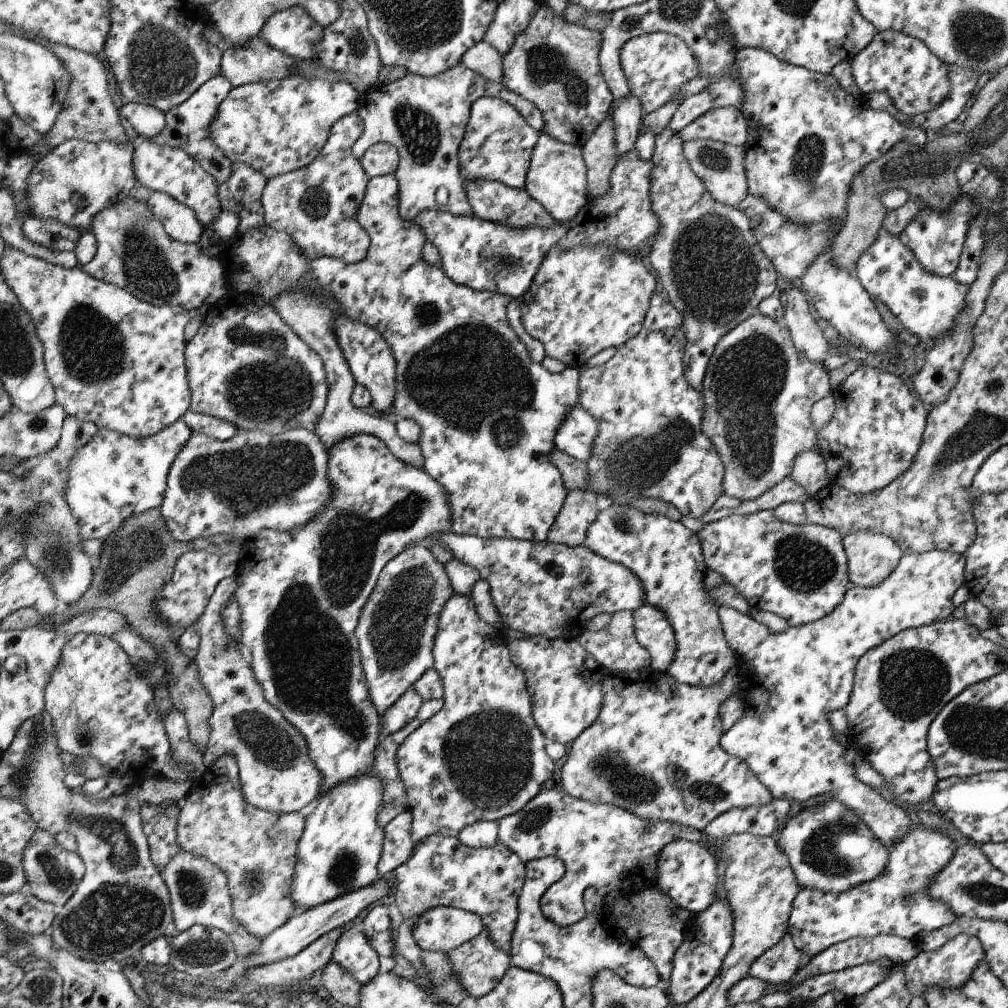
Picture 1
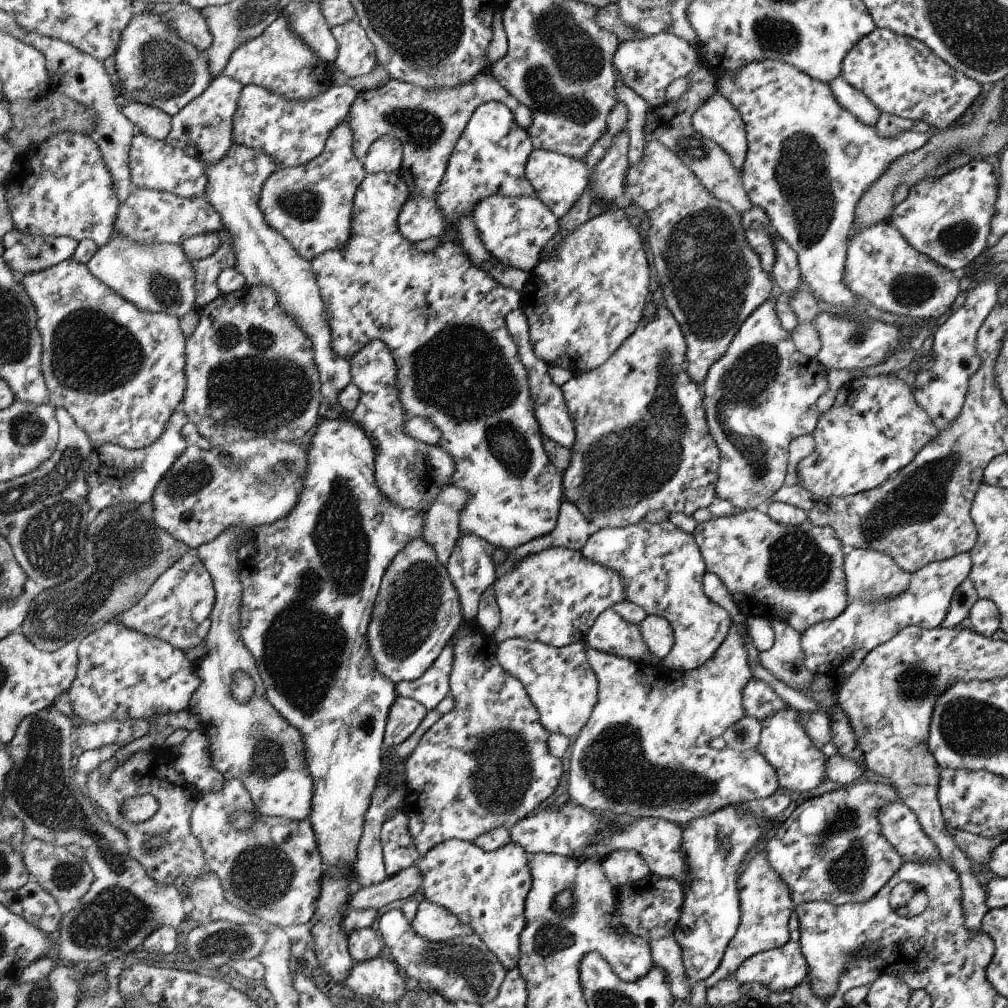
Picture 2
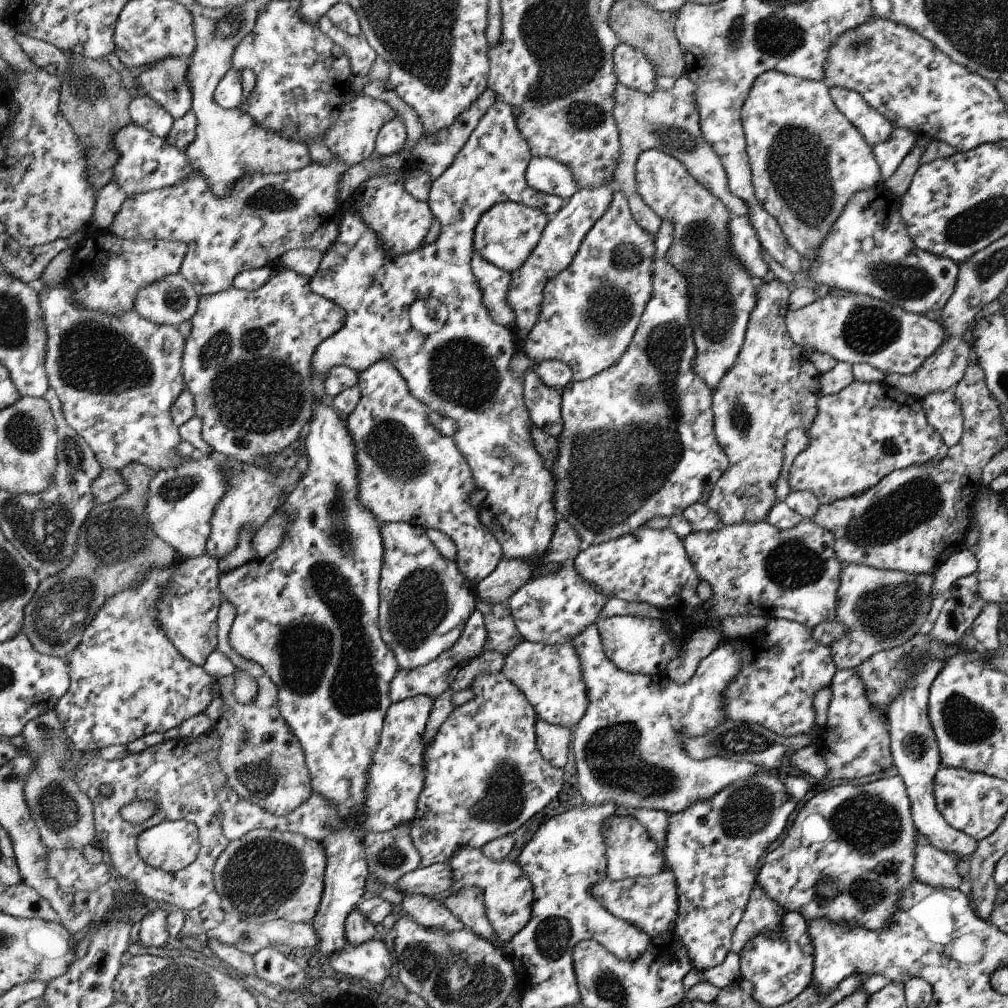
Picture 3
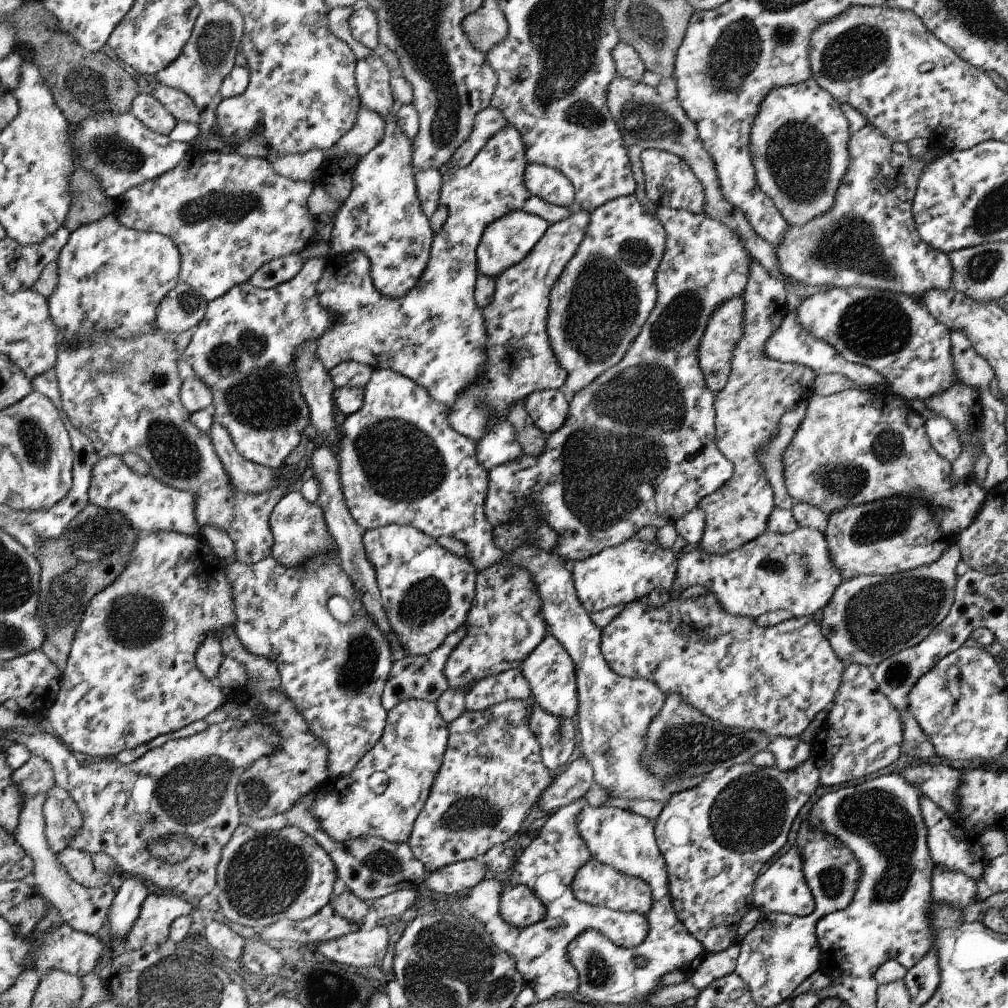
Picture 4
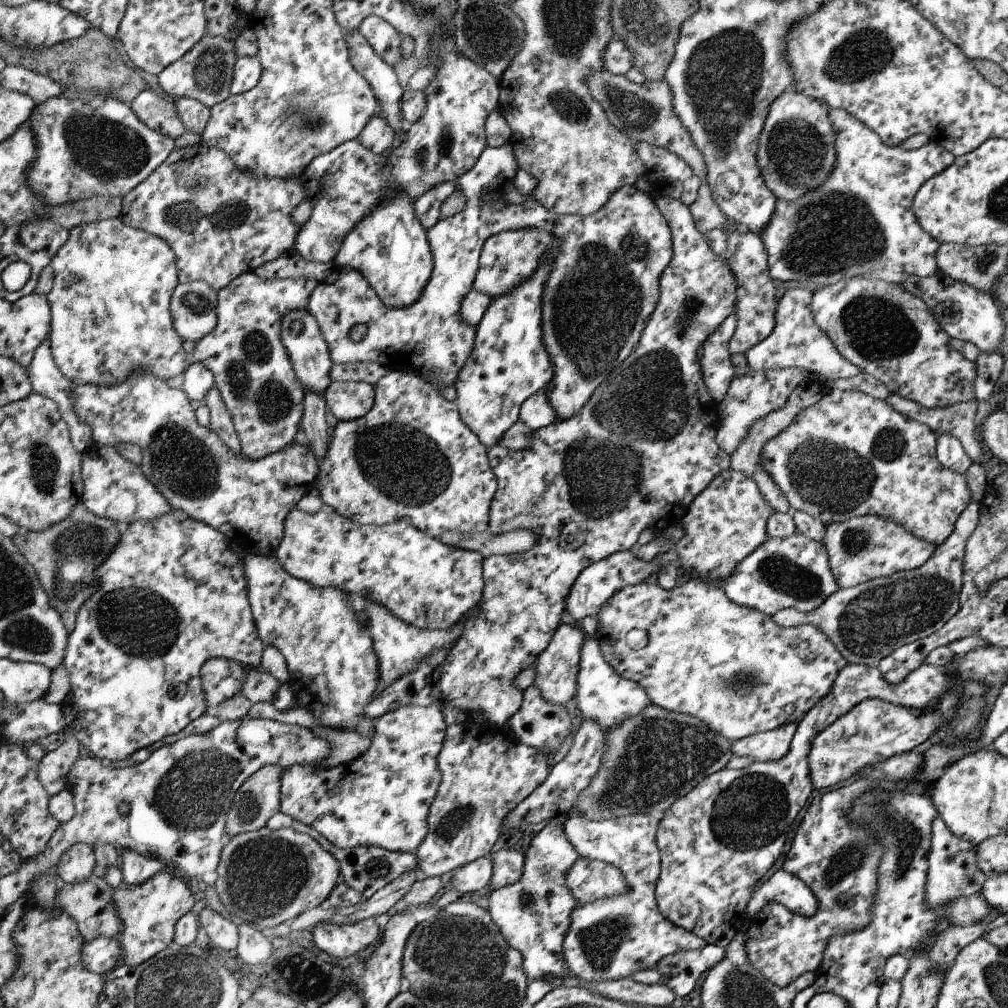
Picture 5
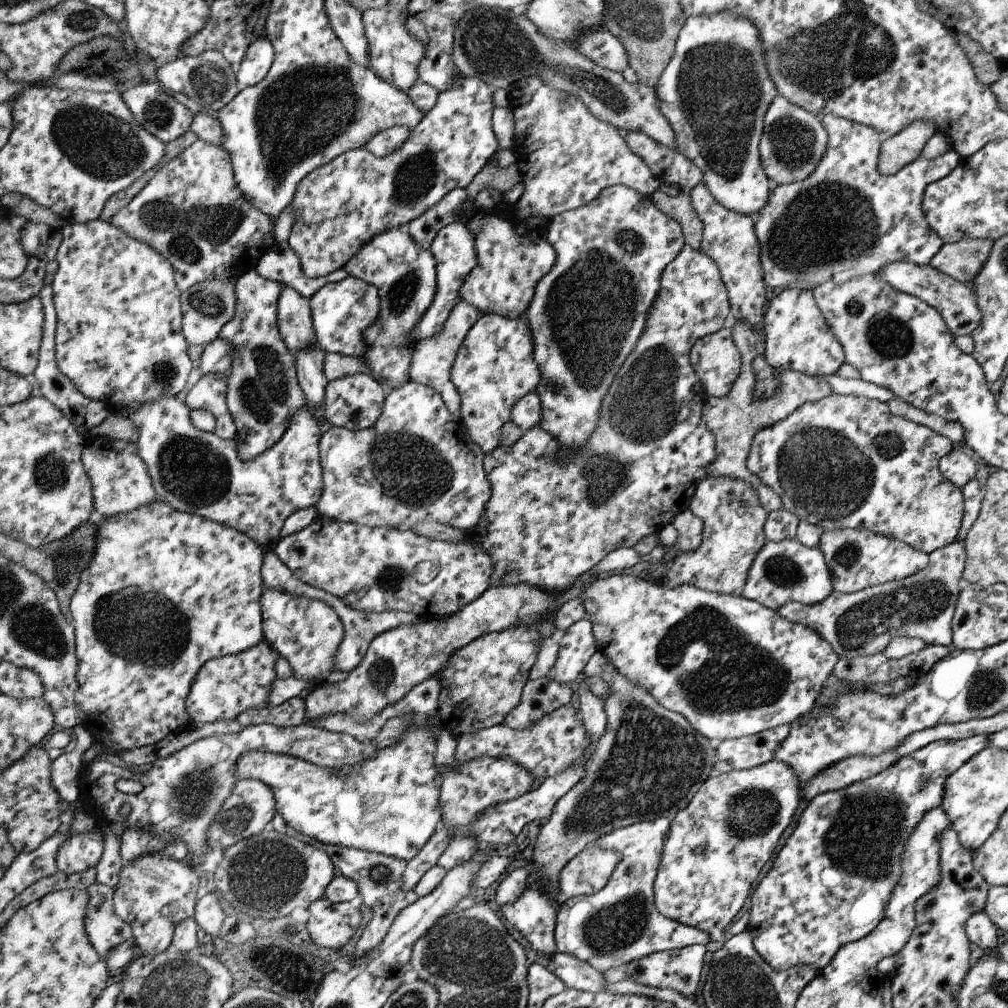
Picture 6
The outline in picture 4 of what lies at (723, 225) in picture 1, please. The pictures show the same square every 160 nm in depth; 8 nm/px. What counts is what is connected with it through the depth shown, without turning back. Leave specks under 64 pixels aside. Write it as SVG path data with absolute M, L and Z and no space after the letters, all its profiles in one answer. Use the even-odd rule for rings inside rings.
M643 149L639 158L644 176L644 192L651 202L659 207L671 206L673 209L687 209L693 214L703 214L704 187L684 159L660 149ZM733 297L718 307L706 325L705 334L698 344L698 365L704 374L704 383L708 389L717 394L727 384L733 347L743 330L743 299Z

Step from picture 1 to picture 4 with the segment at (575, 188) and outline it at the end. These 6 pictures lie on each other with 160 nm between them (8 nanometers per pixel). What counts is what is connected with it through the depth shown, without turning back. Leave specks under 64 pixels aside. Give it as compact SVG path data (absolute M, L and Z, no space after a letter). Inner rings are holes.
M527 164L524 186L537 198L560 207L571 207L575 190L565 175L552 167Z

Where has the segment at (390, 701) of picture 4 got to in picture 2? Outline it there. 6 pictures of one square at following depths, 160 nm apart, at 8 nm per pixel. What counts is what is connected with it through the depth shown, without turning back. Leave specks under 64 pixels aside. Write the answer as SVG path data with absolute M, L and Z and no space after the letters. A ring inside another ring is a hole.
M449 641L419 678L395 684L396 696L415 699L427 710L435 709L449 692L448 680L452 669L453 651L454 642Z

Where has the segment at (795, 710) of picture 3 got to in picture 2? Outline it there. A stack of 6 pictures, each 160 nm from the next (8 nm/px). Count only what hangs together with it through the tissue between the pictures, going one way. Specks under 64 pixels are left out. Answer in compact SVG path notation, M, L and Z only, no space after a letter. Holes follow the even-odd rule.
M751 677L743 690L744 716L753 717L761 724L772 714L779 713L788 706L765 682ZM797 711L800 724L804 727L805 734L812 741L812 745L819 749L826 757L836 754L836 748L832 743L831 722L823 711Z

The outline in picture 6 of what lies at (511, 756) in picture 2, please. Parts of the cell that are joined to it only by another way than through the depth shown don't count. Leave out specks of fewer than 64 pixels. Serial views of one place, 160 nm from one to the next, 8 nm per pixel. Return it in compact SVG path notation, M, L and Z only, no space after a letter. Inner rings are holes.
M441 729L436 738L435 767L443 776L440 789L439 805L441 806L440 825L452 828L453 838L437 859L436 864L446 871L468 859L480 844L468 832L468 824L481 814L487 806L507 801L531 790L536 781L524 768L517 766L511 759L502 757L494 759L488 756L479 757L466 763L456 762L456 738L453 732Z

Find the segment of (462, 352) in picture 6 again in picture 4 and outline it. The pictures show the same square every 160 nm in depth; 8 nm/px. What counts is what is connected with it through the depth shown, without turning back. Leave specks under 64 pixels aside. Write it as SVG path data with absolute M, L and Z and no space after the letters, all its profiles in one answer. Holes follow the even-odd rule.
M574 209L571 216L565 218L564 221L550 224L544 236L536 242L535 248L523 261L505 269L499 277L494 278L495 290L491 302L481 309L486 330L484 369L480 377L477 377L476 381L473 381L462 392L461 397L454 402L447 416L449 425L465 437L480 441L484 435L488 434L488 427L492 421L497 423L505 421L510 411L518 403L524 402L529 395L536 391L561 389L567 380L567 374L557 362L547 335L548 301L551 297L552 286L563 272L564 266L568 264L568 260L576 252L577 245L584 236L589 217L588 212Z

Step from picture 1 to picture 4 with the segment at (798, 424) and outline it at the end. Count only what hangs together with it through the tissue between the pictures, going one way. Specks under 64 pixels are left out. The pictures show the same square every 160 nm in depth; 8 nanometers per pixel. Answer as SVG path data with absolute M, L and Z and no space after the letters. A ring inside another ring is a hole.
M751 257L748 264L748 280L745 283L743 299L743 330L739 340L732 350L730 371L727 384L719 393L714 395L714 429L715 444L721 446L721 454L733 460L733 478L725 481L725 486L720 486L711 494L705 495L696 504L704 512L705 526L698 542L698 547L709 555L724 555L735 549L740 549L749 541L753 541L767 530L767 522L775 503L772 501L772 487L764 477L764 470L756 459L756 450L760 449L777 432L777 425L785 411L801 399L812 396L813 381L816 374L806 366L797 363L780 363L764 355L764 346L776 328L781 324L788 306L785 306L785 288L775 276L771 278L769 272Z

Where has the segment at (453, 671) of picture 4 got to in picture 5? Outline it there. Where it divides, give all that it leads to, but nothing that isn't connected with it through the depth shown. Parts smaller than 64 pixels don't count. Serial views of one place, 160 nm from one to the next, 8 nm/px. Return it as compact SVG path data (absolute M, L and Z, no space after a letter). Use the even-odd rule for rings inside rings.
M656 194L653 197L657 197L657 206L661 206L660 213L665 214L665 220L668 226L673 226L673 238L677 238L677 242L673 242L673 246L677 246L677 258L673 258L673 266L669 266L669 270L664 270L665 278L661 278L661 306L657 306L657 310L653 309L653 318L648 318L649 326L644 326L645 338L641 338L641 346L637 346L637 350L633 349L633 354L629 353L629 358L625 358L625 362L617 365L597 385L592 396L589 397L589 400L585 402L575 416L557 420L543 429L532 431L529 444L525 450L512 451L501 444L487 448L488 465L491 467L492 473L496 475L497 482L497 490L492 498L491 508L488 510L487 530L493 534L501 534L509 533L515 529L527 529L536 534L537 540L525 552L483 557L484 586L483 596L477 606L475 606L478 612L475 615L472 614L470 618L466 618L464 628L462 629L462 636L452 646L451 650L446 652L445 658L441 663L438 687L441 693L441 699L439 700L441 708L445 708L445 706L457 708L457 710L465 712L466 715L473 714L475 711L481 711L480 714L484 717L482 721L489 726L505 726L508 718L520 708L523 702L523 692L515 688L513 679L522 670L531 668L535 664L537 656L543 653L548 646L548 642L554 636L556 629L564 618L565 610L567 610L565 600L578 575L589 565L607 558L610 554L631 550L635 546L637 535L641 530L647 528L647 530L651 530L654 534L661 534L671 523L680 523L683 518L682 514L687 510L687 506L712 481L712 478L721 472L731 471L730 455L722 451L715 442L715 435L717 430L719 430L718 403L708 393L697 358L701 344L723 324L729 314L734 312L736 279L732 271L729 270L728 263L716 254L713 254L704 234L701 234L696 229L696 225L685 204L680 200L664 197L663 195L659 196Z

